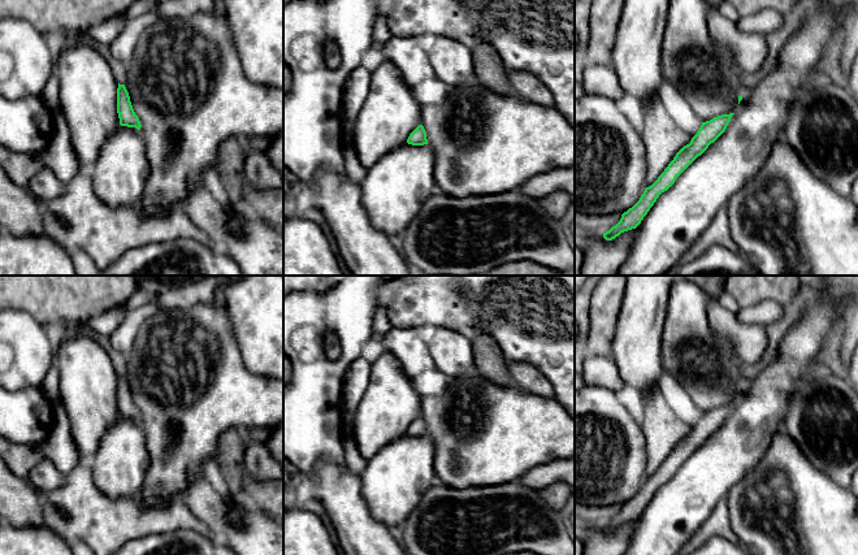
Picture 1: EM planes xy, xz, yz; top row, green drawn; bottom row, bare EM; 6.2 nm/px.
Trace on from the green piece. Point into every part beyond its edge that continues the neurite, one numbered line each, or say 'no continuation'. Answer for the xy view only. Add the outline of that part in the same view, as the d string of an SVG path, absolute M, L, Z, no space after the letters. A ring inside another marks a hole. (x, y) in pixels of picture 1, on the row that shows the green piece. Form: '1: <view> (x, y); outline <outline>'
1: xy (120, 70); outline M83 38L83 39L84 39L84 40L88 40L88 39L86 39L86 38ZM88 40L88 42L90 42L90 44L108 61L108 64L109 64L109 66L110 66L110 69L112 69L112 71L113 71L113 74L114 74L117 82L118 82L120 84L125 84L125 82L126 82L126 75L127 75L127 66L126 66L125 64L122 64L121 61L116 60L116 58L110 55L110 51L109 51L109 48L108 48L107 44L103 44L103 43L99 43L99 42L94 42L94 40Z

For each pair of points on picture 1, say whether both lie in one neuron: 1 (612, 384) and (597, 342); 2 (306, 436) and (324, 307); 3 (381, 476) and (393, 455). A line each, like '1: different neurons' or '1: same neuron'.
1: different neurons
2: same neuron
3: same neuron

